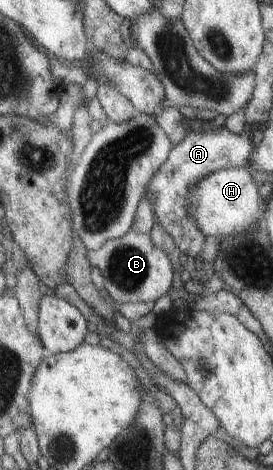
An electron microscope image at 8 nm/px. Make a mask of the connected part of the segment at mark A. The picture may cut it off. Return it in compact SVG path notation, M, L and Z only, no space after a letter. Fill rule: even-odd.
M219 122L210 132L189 132L184 139L172 147L166 160L150 177L145 194L151 196L153 224L158 225L171 239L180 254L199 258L205 237L198 230L194 217L189 214L187 196L191 188L199 180L217 170L245 166L249 161L249 153L253 151L253 143L247 130L241 135L228 132Z

